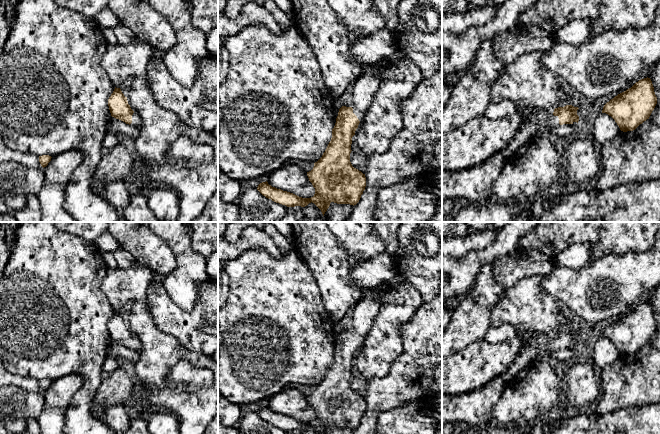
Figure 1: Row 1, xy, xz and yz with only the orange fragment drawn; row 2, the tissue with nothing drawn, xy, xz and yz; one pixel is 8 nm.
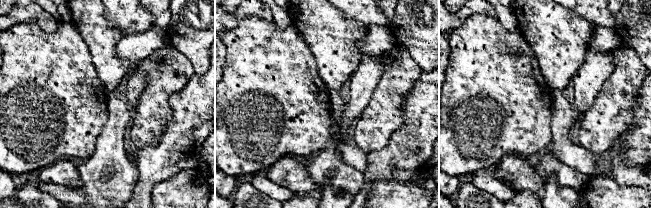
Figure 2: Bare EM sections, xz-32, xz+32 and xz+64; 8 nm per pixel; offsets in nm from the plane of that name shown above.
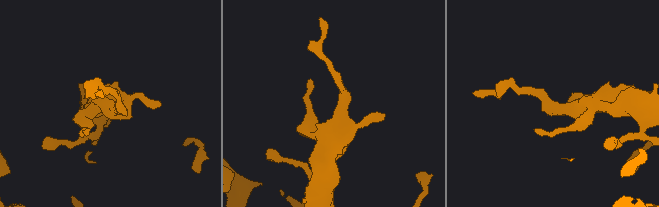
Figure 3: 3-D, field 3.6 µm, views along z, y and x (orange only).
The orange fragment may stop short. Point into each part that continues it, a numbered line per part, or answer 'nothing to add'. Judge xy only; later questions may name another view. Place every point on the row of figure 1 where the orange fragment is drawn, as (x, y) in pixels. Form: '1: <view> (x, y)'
1: xy (136, 119)

